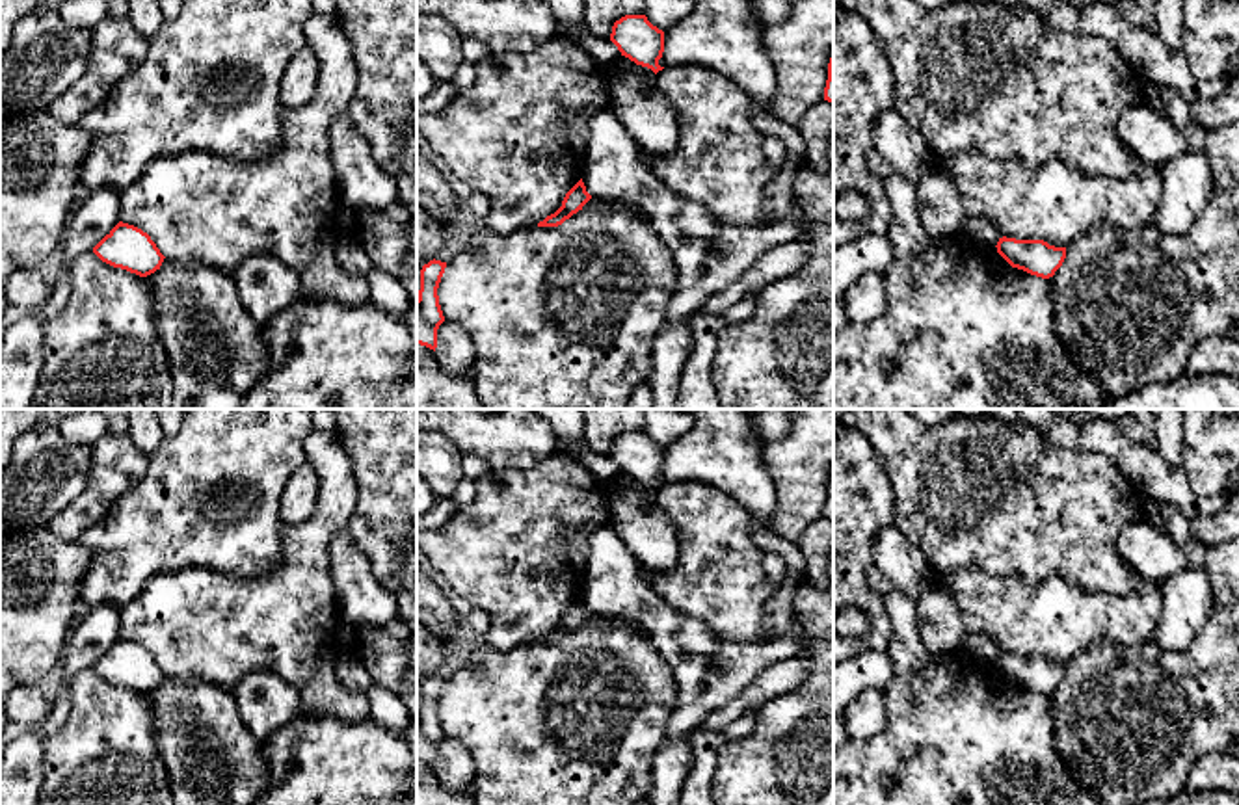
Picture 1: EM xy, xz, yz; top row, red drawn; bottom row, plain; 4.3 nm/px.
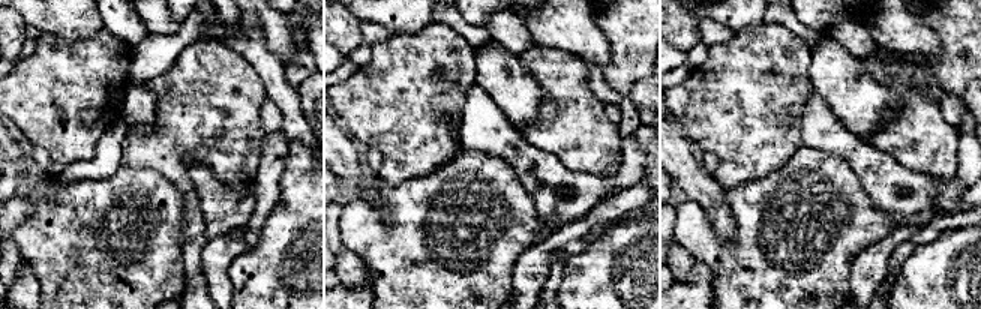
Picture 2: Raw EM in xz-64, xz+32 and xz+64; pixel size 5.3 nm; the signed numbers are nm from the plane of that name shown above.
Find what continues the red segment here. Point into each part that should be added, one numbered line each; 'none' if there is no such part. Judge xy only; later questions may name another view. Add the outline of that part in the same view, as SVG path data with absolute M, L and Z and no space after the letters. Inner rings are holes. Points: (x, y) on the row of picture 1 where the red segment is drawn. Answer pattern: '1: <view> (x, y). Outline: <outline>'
none

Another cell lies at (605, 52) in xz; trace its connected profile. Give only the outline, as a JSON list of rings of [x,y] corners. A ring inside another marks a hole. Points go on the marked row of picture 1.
[[[573,28],[569,35],[573,35],[582,45],[582,50],[586,50],[603,69],[606,84],[606,100],[608,86],[625,73],[640,80],[655,78],[655,73],[651,69],[636,65],[634,61],[625,58],[610,39],[599,39],[592,35],[586,28]]]

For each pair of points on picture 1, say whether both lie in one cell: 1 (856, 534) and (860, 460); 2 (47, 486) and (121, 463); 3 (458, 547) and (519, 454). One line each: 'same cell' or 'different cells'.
1: same cell
2: different cells
3: different cells

